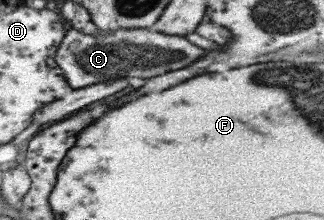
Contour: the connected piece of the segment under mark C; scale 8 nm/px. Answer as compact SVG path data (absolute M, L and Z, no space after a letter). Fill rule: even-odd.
M69 27L56 54L55 62L63 69L71 88L80 89L118 78L126 78L134 84L140 84L159 76L159 72L149 72L149 66L161 68L163 72L179 70L201 58L205 50L197 48L195 44L189 44L186 36L155 32L151 28L99 31L98 35L93 36ZM127 62L129 66L125 66Z

